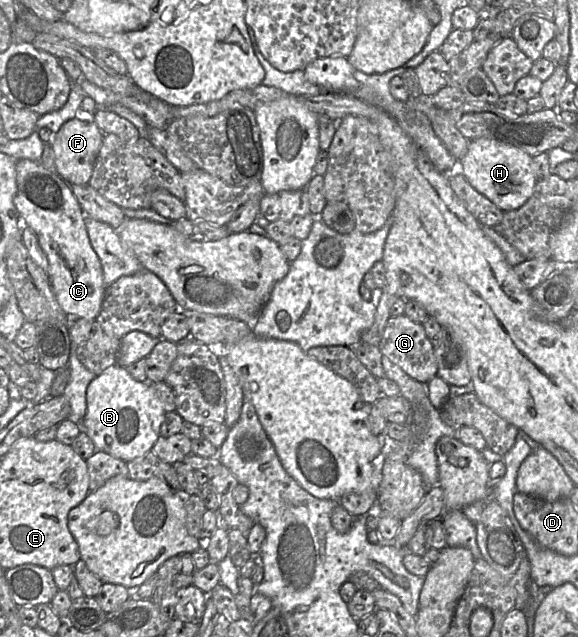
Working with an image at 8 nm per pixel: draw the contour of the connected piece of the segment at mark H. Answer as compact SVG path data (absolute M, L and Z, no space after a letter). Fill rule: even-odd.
M478 138L470 140L466 155L458 160L459 172L470 185L503 212L520 208L533 194L538 180L533 157L506 143Z

